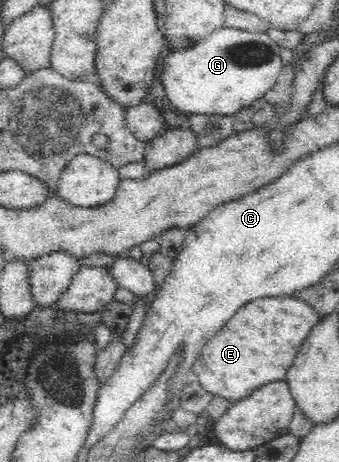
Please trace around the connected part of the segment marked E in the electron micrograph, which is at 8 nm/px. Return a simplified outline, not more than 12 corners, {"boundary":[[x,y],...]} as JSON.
{"boundary":[[290,296],[250,301],[194,379],[232,404],[285,380],[320,320]]}

